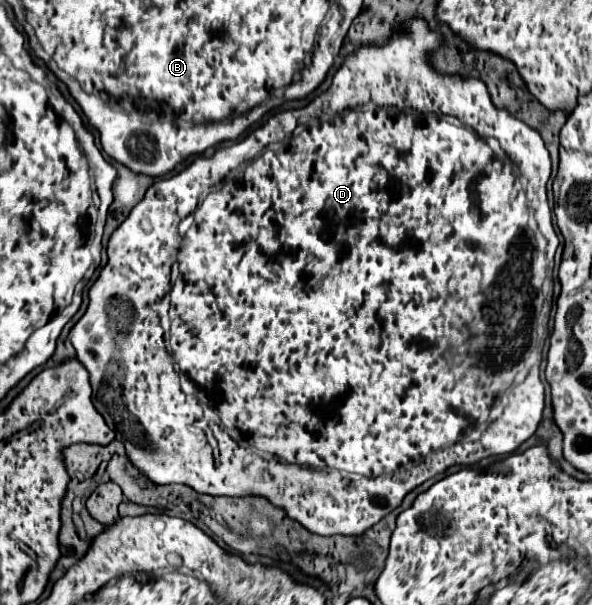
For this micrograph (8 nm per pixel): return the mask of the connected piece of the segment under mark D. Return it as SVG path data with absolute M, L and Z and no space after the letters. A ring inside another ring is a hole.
M413 16L413 18L407 18L407 20L403 20L403 22L401 22L401 24L397 24L397 26L395 26L395 30L393 30L393 32L391 32L391 36L389 36L389 40L387 40L387 42L385 42L385 44L383 44L383 46L379 46L379 44L363 44L363 46L359 46L359 48L355 48L355 50L353 50L353 52L351 52L351 54L349 54L349 56L347 56L347 58L345 58L345 62L343 62L343 66L341 66L341 68L339 68L339 70L337 70L337 74L335 74L335 76L333 76L333 82L331 82L331 86L329 86L329 90L327 90L327 92L323 92L323 94L319 94L319 96L315 96L315 98L313 98L313 100L311 100L311 104L307 104L307 106L305 106L305 108L299 108L299 110L285 110L285 112L279 112L279 114L275 114L275 116L271 116L271 118L269 118L269 120L267 120L267 124L263 124L263 126L259 126L259 128L257 128L257 130L253 130L253 132L249 132L249 134L247 134L247 138L243 138L243 140L241 140L241 142L237 142L237 144L231 144L231 146L223 146L223 148L219 148L219 150L217 150L217 152L215 152L215 154L213 154L213 156L211 156L211 158L205 158L205 156L199 156L199 158L195 158L195 160L193 160L193 162L191 162L191 164L189 164L189 166L187 166L187 168L185 168L185 170L183 170L183 172L179 172L179 174L177 174L177 176L173 176L173 178L165 178L165 180L159 180L159 182L155 182L155 184L151 184L151 186L149 186L149 190L147 190L147 194L145 194L145 198L143 198L143 200L141 200L141 202L139 202L139 204L137 204L137 206L135 206L135 208L133 208L133 210L131 210L131 214L129 214L129 216L127 216L127 220L125 220L125 222L123 222L123 224L121 224L121 226L119 226L119 228L117 228L117 230L115 230L115 232L113 232L113 234L111 234L111 238L109 238L109 246L107 246L107 254L109 254L109 262L107 262L107 264L105 264L105 268L103 268L103 270L101 270L101 274L99 274L99 278L97 278L97 280L95 280L95 284L93 284L93 286L91 286L91 290L89 290L89 300L91 300L91 302L89 302L89 308L87 308L87 312L85 312L85 314L83 314L83 316L81 316L81 320L79 320L79 322L77 322L77 324L75 324L75 326L73 326L73 328L71 328L71 332L69 332L69 340L71 340L71 344L73 344L73 348L75 348L75 350L77 350L77 358L79 358L79 360L81 360L81 362L83 362L83 366L85 366L85 368L87 368L87 370L89 370L89 374L91 374L91 386L93 386L93 404L95 404L95 408L97 408L97 412L99 412L99 414L101 414L101 416L103 416L103 418L105 418L105 420L107 420L107 424L109 424L109 426L111 426L111 428L115 428L115 434L117 434L117 438L119 438L119 440L121 440L121 442L123 442L123 444L125 444L125 450L127 450L127 456L129 456L129 460L131 460L131 464L133 464L133 466L135 466L135 468L137 468L137 470L139 470L139 472L143 472L143 474L145 474L145 476L147 476L147 478L149 478L149 480L151 480L151 482L155 482L155 484L187 484L187 486L191 486L191 488L193 488L193 490L195 490L195 492L199 492L199 494L211 494L211 496L247 496L247 494L259 494L259 496L265 496L265 498L269 498L269 500L271 500L271 504L275 504L275 506L281 506L281 508L285 508L285 510L287 510L287 514L289 514L289 516L291 516L291 518L293 518L293 520L297 520L297 522L299 522L299 524L303 524L303 526L305 526L305 528L307 528L307 530L309 530L309 532L313 532L313 534L319 534L319 536L335 536L335 534L351 534L351 536L359 536L359 534L363 534L363 532L365 532L365 530L367 530L367 528L371 528L371 526L373 526L373 524L377 524L377 522L379 522L379 520L381 520L381 518L383 518L383 516L387 516L387 514L389 514L389 512L391 512L391 510L395 510L395 508L397 508L397 506L399 506L399 504L401 504L401 500L403 500L403 498L405 498L405 494L407 494L407 492L411 492L411 490L413 490L413 488L417 488L417 486L419 486L419 484L423 484L423 482L425 482L425 480L429 480L429 478L433 478L433 476L437 476L437 474L441 474L441 472L445 472L445 468L449 468L449 466L453 466L453 465L456 465L456 464L458 464L458 465L466 465L466 466L470 466L470 465L474 465L474 464L475 464L475 462L479 462L479 460L481 460L481 458L487 458L487 456L493 456L493 454L511 454L511 453L513 453L513 452L515 452L515 450L517 450L517 448L519 448L519 446L521 446L521 444L523 444L523 442L525 442L525 440L527 440L527 438L531 438L531 436L533 436L533 434L535 434L535 430L537 430L537 426L539 426L539 422L541 422L541 414L543 414L543 382L542 382L542 381L541 381L541 378L540 378L540 364L541 364L541 358L542 358L542 357L541 357L541 351L540 351L540 349L539 349L539 352L538 352L538 353L537 353L537 351L538 351L538 349L537 349L537 350L536 350L536 351L533 351L533 349L529 349L529 348L541 348L541 342L539 342L539 334L537 334L537 326L535 326L535 320L537 320L537 316L539 316L539 310L541 310L541 308L543 308L543 304L545 304L545 302L543 302L543 300L545 300L545 296L543 296L543 290L541 290L541 286L543 286L543 278L545 278L545 276L547 276L547 266L545 266L545 270L543 270L543 260L548 260L548 263L549 263L549 267L550 267L550 268L553 268L553 265L554 265L554 256L555 256L555 250L557 250L557 244L559 244L559 238L557 238L557 234L555 234L555 230L553 230L553 218L551 218L551 208L549 208L549 204L547 204L547 188L545 188L545 186L547 186L547 180L549 180L549 176L551 176L551 160L549 160L549 152L547 152L547 148L545 148L545 142L543 142L543 138L541 138L541 134L539 134L539 132L537 132L537 130L535 130L535 128L531 128L531 126L527 126L527 124L525 124L525 122L521 122L521 120L519 120L519 118L515 118L515 116L511 116L511 112L509 112L509 110L503 110L503 108L497 108L497 106L493 106L493 102L491 102L491 96L489 96L489 92L487 92L487 86L485 86L485 84L483 84L483 80L477 80L477 78L465 78L465 76L459 76L459 74L443 74L443 72L439 72L439 70L437 70L437 68L435 68L435 66L433 66L433 64L431 64L431 56L433 56L433 54L435 54L435 52L437 52L437 50L439 50L439 48L441 48L441 46L443 46L443 42L445 42L445 40L443 40L443 34L439 34L439 32L435 32L435 30L429 30L429 24L427 24L427 20L425 20L425 18L423 18L423 16ZM197 208L201 208L201 212L203 212L203 226L205 226L205 236L203 236L203 232L199 232L199 252L197 252L197 254L199 254L199 256L197 256L197 262L189 262L189 260L187 260L187 262L181 262L181 264L185 264L185 266L179 266L179 265L178 265L178 263L177 263L177 262L175 262L175 260L177 260L177 258L179 258L179 244L181 244L181 237L182 237L182 238L183 238L183 236L187 236L187 240L191 240L191 236L195 236L195 228L199 228L199 210L197 210ZM189 214L190 214L190 215L192 215L192 216L193 216L193 219L194 219L194 222L193 222L193 226L180 226L180 224L179 224L179 222L181 222L181 220L183 220L183 218L185 218L185 216L189 216ZM171 276L172 276L172 278L177 278L177 277L178 277L178 276L179 276L179 278L177 278L177 282L173 282L173 288L171 288L171 352L173 352L173 356L175 356L175 358L177 358L177 360L174 360L174 358L173 358L173 356L171 356L171 354L169 354L169 352L167 352L167 350L165 350L165 342L163 342L163 329L164 329L164 331L165 331L165 332L164 332L164 338L165 338L165 340L166 340L166 342L168 342L168 341L169 341L169 337L170 337L170 335L169 335L169 330L170 330L170 319L169 319L169 317L168 317L168 312L169 312L169 309L170 309L170 297L169 297L169 295L166 295L166 296L165 296L165 294L167 294L167 292L169 292L169 286L171 286ZM253 448L257 448L257 450L265 450L265 452L269 452L269 454L273 454L273 456L277 456L277 458L281 458L281 460L285 460L285 462L281 462L281 460L277 460L277 458L273 458L273 460L265 460L265 458L263 458L263 456L259 456L259 454L257 454L257 452L253 452Z

